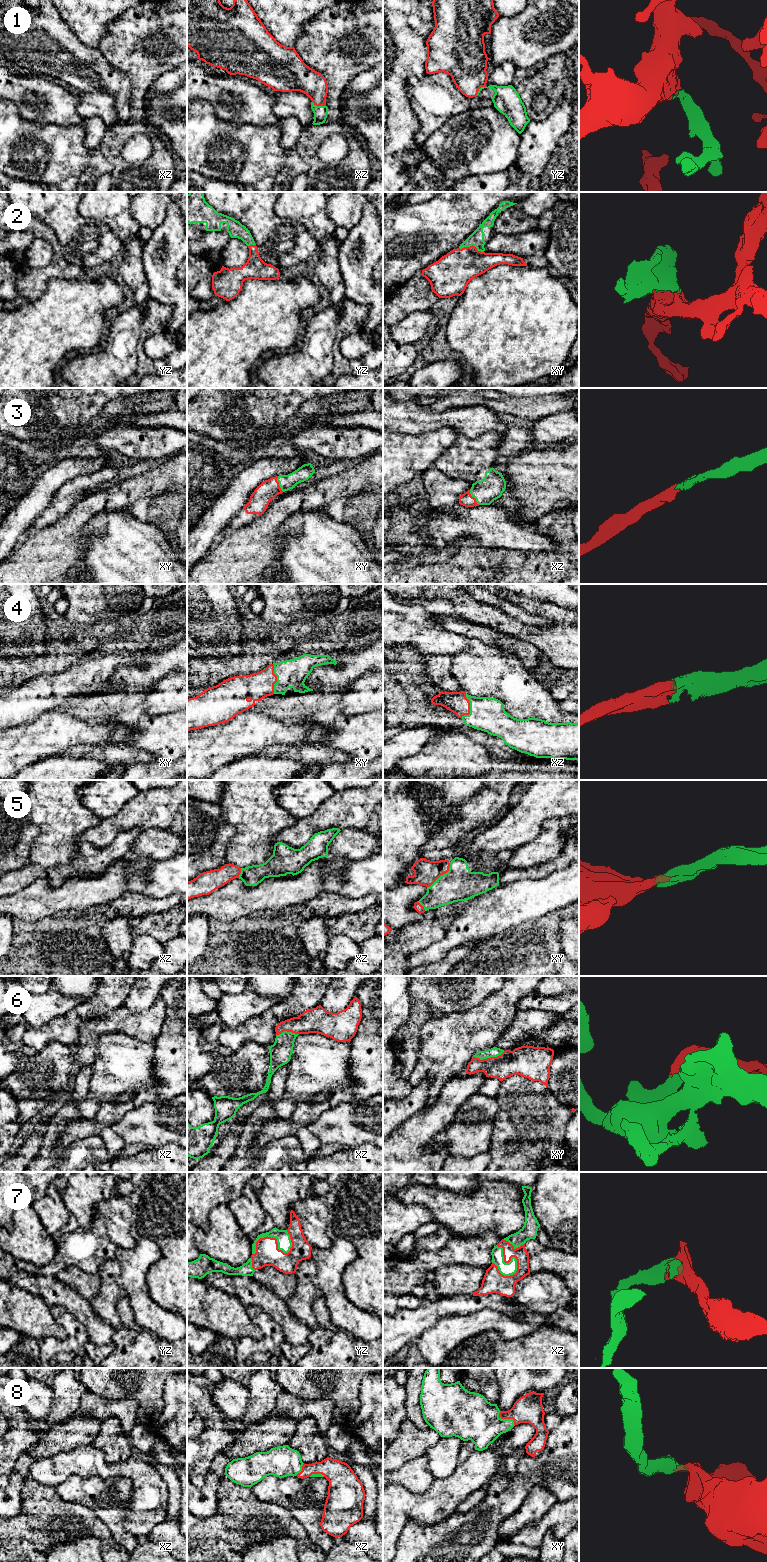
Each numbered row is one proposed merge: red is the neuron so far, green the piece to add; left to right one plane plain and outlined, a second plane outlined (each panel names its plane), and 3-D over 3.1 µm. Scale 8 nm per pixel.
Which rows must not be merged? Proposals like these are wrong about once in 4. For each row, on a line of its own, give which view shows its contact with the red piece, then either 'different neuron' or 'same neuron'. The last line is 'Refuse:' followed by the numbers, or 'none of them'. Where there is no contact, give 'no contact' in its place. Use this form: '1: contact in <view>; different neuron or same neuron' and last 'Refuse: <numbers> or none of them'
1: contact in xz; same neuron
2: contact in xy; same neuron
3: contact in xz; same neuron
4: contact in xz; same neuron
5: contact in xy; same neuron
6: contact in xy; same neuron
7: contact in yz; same neuron
8: contact in xy; same neuron
Refuse: none of them

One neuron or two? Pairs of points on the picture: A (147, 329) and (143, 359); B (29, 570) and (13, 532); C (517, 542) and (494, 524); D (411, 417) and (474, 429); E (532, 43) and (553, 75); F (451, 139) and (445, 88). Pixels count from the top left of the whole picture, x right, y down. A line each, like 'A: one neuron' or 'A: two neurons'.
A: one neuron
B: two neurons
C: one neuron
D: one neuron
E: two neurons
F: two neurons

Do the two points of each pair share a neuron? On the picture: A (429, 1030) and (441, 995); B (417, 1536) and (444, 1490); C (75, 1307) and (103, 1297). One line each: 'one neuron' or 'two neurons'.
A: two neurons
B: two neurons
C: two neurons

